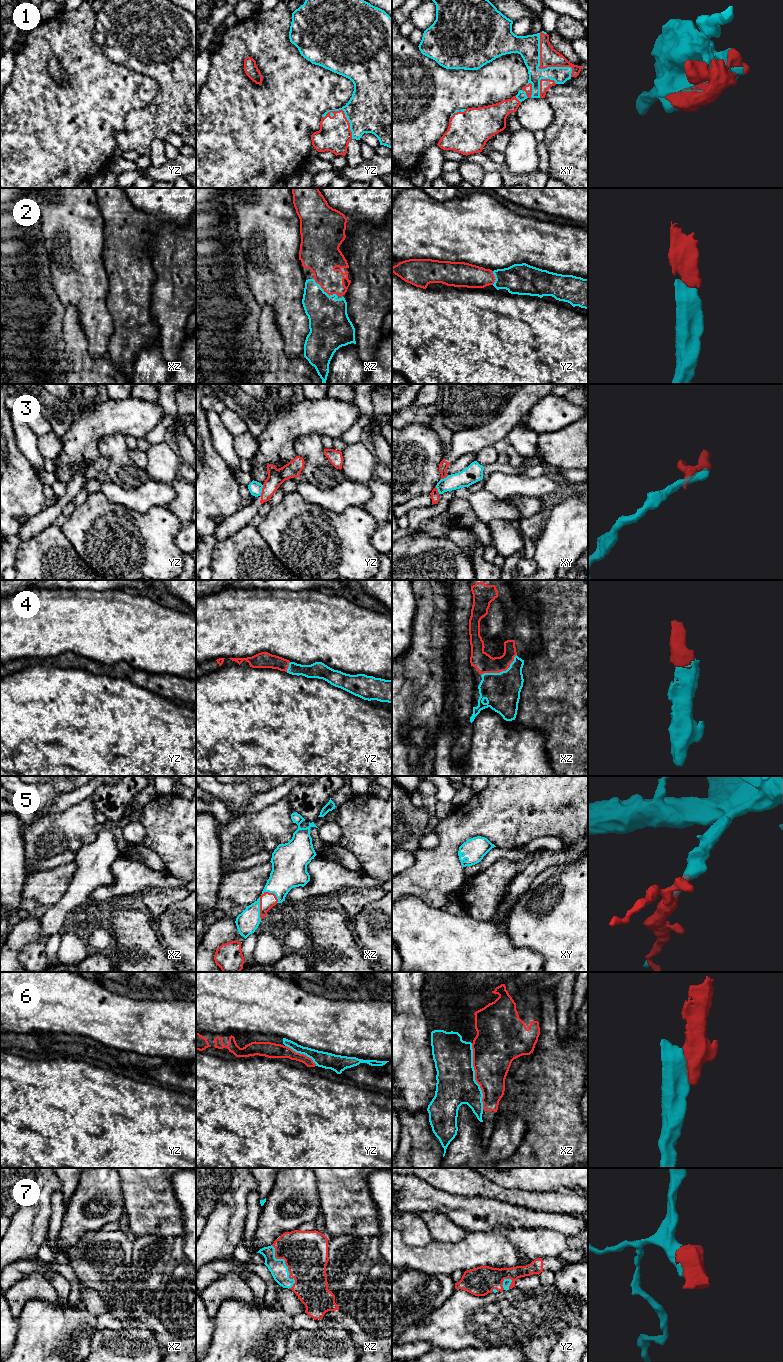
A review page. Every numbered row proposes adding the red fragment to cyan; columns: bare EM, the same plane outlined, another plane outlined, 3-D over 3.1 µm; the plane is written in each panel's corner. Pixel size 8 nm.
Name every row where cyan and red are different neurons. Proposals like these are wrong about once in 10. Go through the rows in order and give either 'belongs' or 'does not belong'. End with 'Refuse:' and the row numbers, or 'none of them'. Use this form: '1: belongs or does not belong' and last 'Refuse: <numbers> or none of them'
1: belongs
2: belongs
3: does not belong
4: belongs
5: belongs
6: does not belong
7: belongs
Refuse: 3, 6

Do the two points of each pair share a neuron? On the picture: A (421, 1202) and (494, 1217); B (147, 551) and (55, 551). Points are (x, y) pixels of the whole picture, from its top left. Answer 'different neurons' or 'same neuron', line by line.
A: same neuron
B: different neurons

